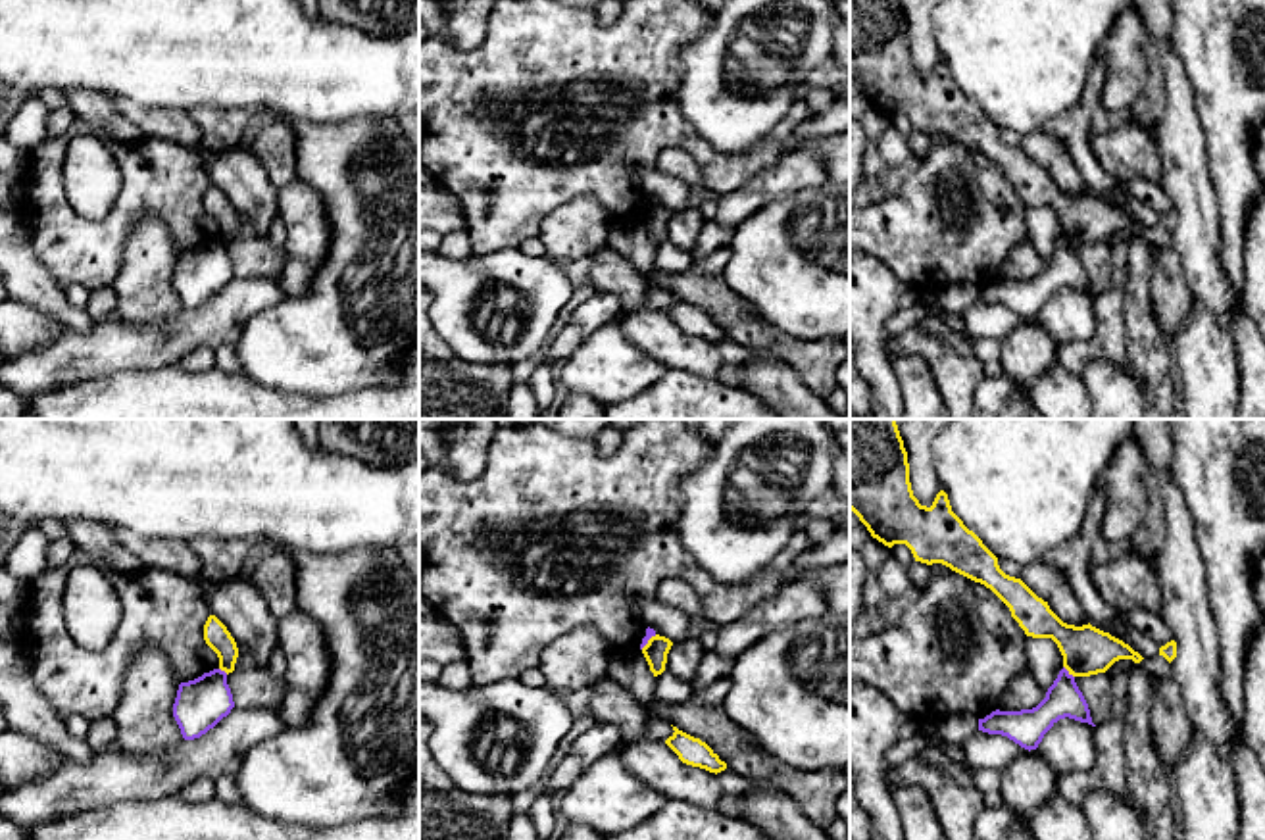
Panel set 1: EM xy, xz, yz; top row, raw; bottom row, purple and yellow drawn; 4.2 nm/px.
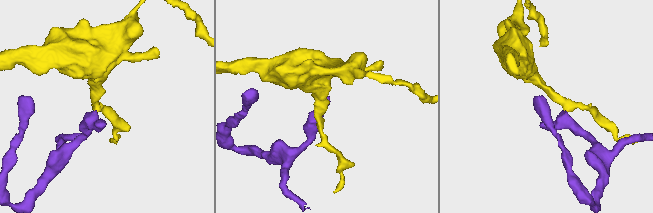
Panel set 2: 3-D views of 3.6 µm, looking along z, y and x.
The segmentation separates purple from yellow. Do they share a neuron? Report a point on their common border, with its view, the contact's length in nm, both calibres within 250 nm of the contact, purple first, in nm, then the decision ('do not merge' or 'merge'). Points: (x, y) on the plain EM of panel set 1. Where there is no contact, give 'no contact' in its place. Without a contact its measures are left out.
contact yz (1067, 241); length 70 nm; calibres 150 and 200 nm; do not merge

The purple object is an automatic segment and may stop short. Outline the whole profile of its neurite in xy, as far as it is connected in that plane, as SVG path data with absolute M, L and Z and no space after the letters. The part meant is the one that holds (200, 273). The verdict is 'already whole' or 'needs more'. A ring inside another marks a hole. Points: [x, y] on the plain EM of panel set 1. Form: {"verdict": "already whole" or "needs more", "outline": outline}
{"verdict": "already whole", "outline": "M213 238L181 252L173 273L173 286L185 309L194 309L213 298L235 277L227 242Z"}

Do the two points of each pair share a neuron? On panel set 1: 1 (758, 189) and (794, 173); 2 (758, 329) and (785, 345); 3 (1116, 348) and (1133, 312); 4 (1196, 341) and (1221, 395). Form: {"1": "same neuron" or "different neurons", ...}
{"1": "same neuron", "2": "same neuron", "3": "different neurons", "4": "same neuron"}

